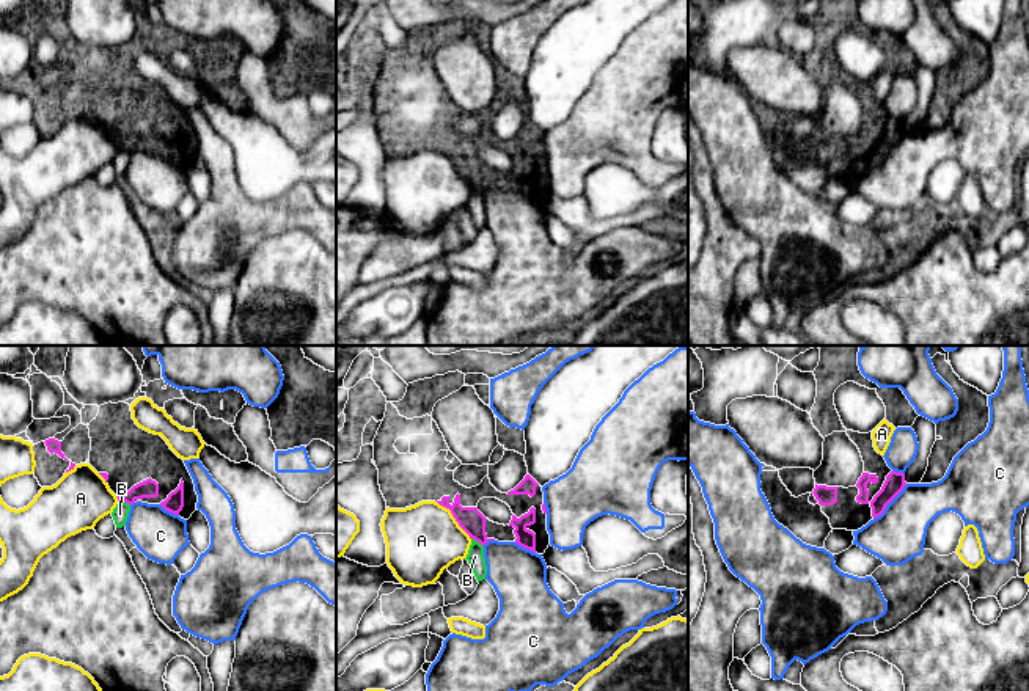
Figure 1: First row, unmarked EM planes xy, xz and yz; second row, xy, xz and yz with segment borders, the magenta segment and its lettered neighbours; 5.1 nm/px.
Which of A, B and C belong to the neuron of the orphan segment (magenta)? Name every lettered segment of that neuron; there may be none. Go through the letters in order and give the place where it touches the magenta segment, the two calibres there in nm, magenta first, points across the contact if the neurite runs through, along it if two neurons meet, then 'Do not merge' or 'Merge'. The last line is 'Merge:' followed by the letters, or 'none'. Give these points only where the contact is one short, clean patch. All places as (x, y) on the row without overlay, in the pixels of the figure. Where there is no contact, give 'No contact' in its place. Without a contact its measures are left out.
A: Touches magenta at xz (454, 165). Thickness 120 nm (magenta) against 360 nm. Do not merge
B: Touches magenta at xy (124, 149). Thickness 100 nm (magenta) against 90 nm. Do not merge
C: Touches magenta at yz (889, 149). Thickness 100 nm (magenta) against 280 nm. Do not merge
Merge: none

